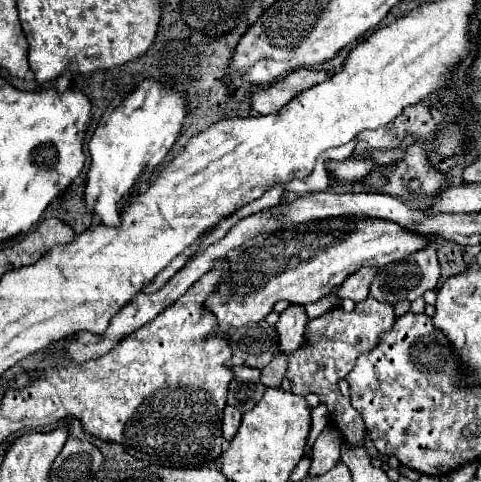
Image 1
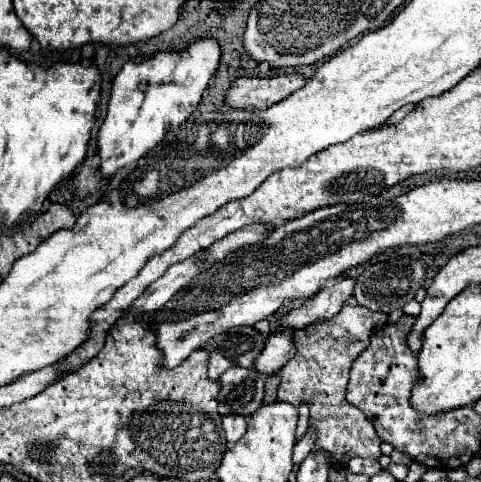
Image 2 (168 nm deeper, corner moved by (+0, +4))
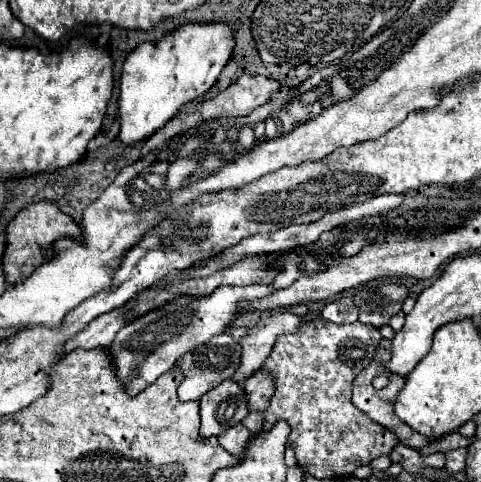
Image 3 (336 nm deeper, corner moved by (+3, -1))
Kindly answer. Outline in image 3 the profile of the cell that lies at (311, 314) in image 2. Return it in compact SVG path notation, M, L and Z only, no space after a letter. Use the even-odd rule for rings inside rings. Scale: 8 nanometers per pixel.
M284 312L284 314L272 316L272 318L262 318L240 340L240 344L242 344L242 364L236 370L236 374L232 376L232 380L242 382L244 378L254 374L256 370L260 370L264 360L268 358L272 346L276 344L278 336L298 332L300 324L304 324L308 320L310 320L310 314L298 316L298 314L292 314L292 312Z

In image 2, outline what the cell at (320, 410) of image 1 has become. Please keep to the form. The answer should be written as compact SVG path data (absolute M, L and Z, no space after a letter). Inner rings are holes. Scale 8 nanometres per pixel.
M309 429L307 435L293 447L293 463L295 463L295 465L301 465L301 463L303 463L303 459L311 453L313 443L315 443L315 431Z

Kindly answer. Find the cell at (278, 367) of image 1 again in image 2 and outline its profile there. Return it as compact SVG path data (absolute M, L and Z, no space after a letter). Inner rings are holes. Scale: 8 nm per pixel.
M271 375L265 379L265 399L263 403L273 403L277 399L277 385L279 385L279 377Z

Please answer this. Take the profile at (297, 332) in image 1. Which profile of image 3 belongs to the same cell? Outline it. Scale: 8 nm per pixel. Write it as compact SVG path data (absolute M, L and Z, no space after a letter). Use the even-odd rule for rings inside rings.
M262 368L244 380L244 390L248 396L250 412L264 412L270 404L274 392L274 376Z

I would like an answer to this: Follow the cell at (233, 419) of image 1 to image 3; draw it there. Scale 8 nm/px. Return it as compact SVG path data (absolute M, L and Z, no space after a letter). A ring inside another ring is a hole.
M236 424L232 428L228 428L228 432L222 432L218 436L218 442L224 450L228 450L234 458L242 458L244 454L244 444L250 440L250 432L242 426L242 424Z

